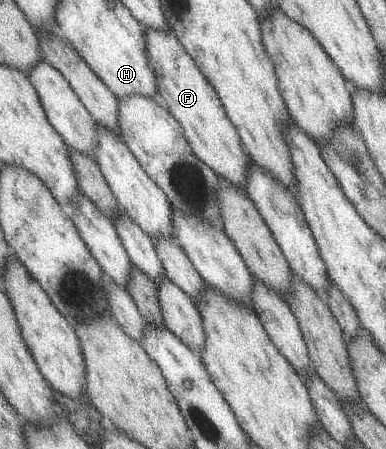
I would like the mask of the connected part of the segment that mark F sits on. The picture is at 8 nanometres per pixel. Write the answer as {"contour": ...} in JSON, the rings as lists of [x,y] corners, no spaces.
{"contour":[[[170,29],[146,30],[145,45],[147,60],[157,78],[158,98],[181,124],[194,154],[220,178],[230,181],[245,192],[250,158],[243,150],[238,131],[228,118],[214,87],[204,78],[194,59]]]}

